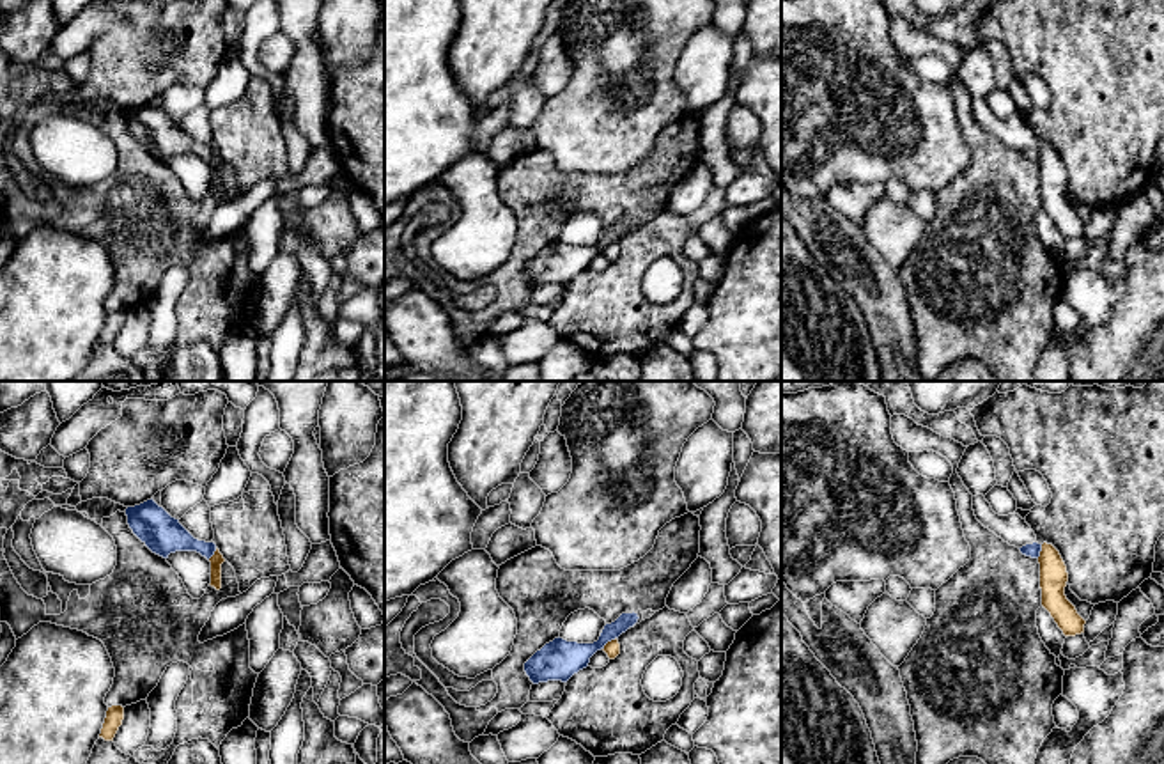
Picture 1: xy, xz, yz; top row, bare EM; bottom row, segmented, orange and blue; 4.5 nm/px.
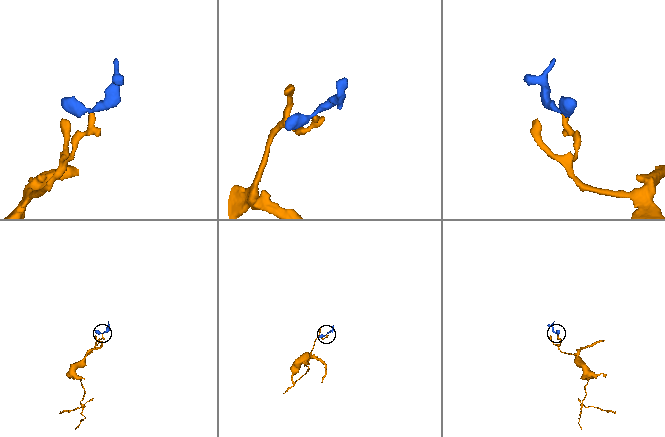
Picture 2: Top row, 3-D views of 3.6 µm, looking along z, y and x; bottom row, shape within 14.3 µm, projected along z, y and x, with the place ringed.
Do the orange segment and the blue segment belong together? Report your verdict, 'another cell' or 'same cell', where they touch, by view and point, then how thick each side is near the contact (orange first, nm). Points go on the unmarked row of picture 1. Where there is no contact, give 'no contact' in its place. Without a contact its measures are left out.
another cell | xz (608, 245) | 70/190 nm

